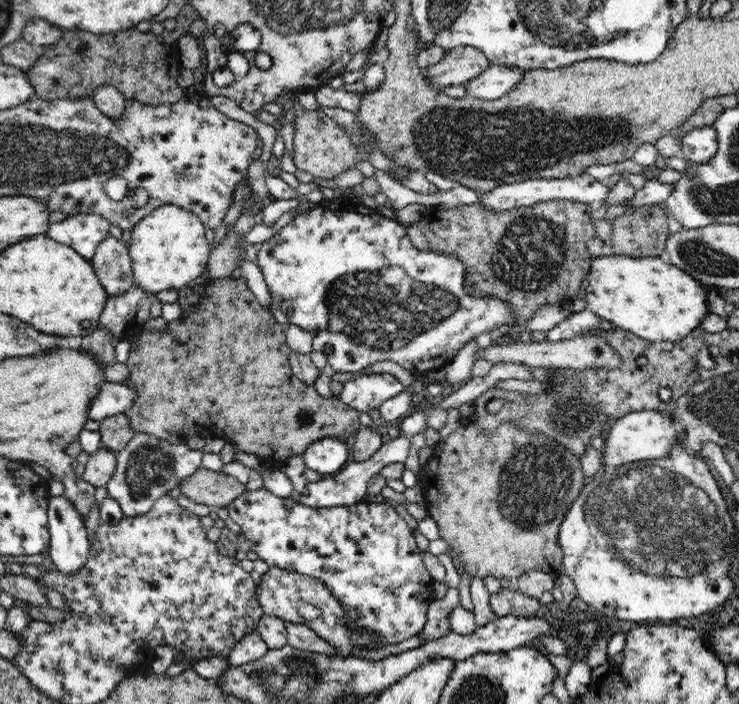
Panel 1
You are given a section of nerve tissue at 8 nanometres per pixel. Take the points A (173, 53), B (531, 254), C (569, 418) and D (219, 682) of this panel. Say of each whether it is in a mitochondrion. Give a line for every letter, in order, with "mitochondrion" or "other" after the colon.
A: other
B: mitochondrion
C: mitochondrion
D: other

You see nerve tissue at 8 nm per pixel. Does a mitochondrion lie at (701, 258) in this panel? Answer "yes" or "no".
yes

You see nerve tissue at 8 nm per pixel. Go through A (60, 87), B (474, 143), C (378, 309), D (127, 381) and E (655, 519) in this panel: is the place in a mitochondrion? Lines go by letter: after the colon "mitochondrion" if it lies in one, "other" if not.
A: other
B: mitochondrion
C: mitochondrion
D: other
E: mitochondrion

